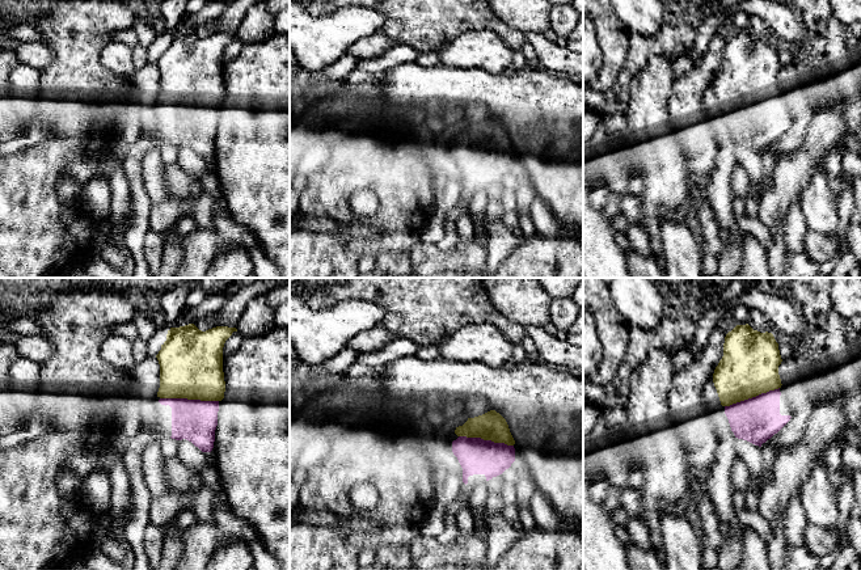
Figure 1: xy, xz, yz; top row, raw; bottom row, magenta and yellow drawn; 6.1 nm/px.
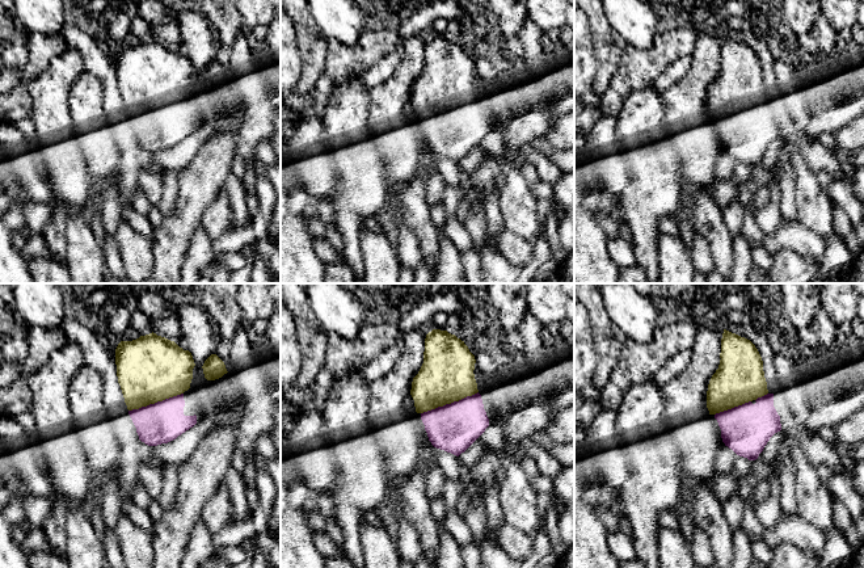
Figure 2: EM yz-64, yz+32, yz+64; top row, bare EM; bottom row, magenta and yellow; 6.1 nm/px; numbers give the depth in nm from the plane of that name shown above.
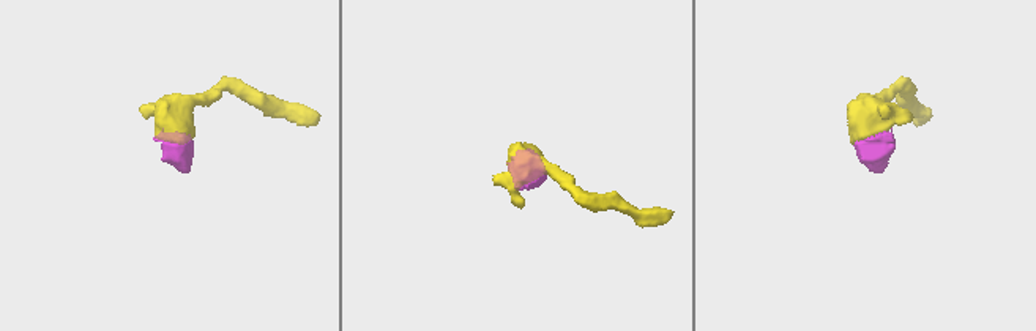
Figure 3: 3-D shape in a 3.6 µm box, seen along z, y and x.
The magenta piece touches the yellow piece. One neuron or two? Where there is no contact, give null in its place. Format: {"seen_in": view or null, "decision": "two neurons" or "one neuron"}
{"seen_in": "xy", "decision": "one neuron"}

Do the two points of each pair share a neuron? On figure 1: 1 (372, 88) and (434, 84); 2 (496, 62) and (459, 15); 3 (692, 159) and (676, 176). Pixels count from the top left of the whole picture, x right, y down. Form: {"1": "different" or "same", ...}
{"1": "different", "2": "different", "3": "different"}

